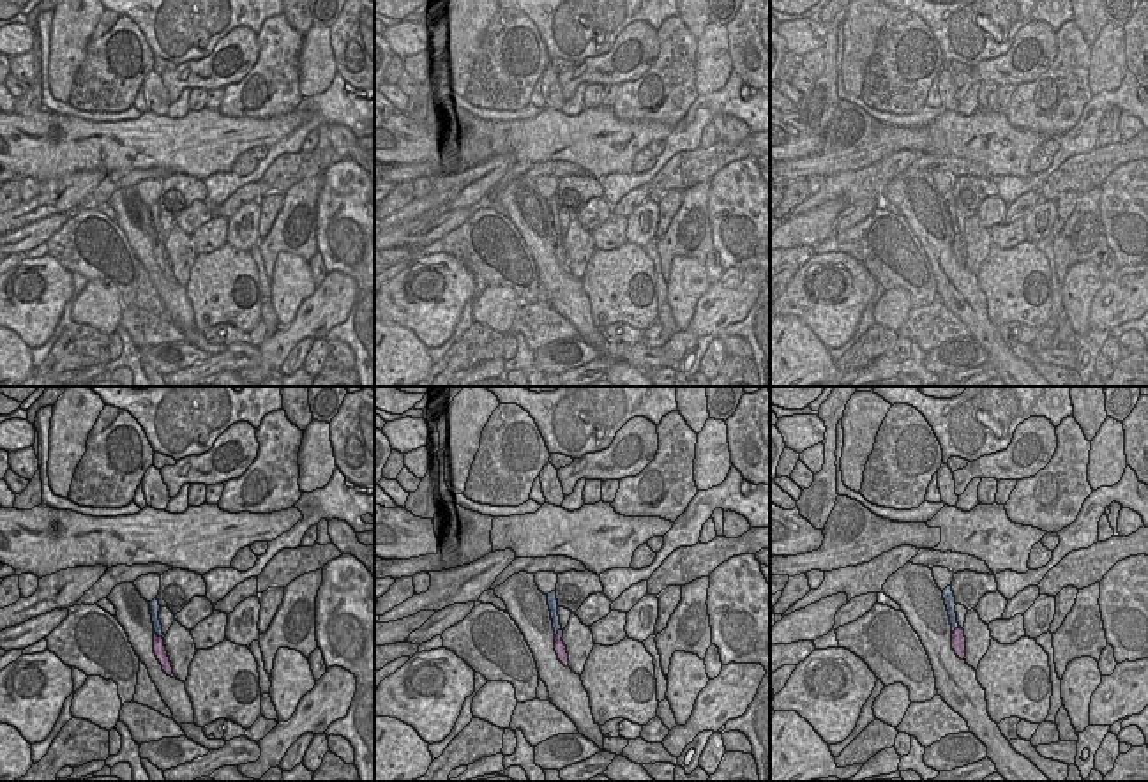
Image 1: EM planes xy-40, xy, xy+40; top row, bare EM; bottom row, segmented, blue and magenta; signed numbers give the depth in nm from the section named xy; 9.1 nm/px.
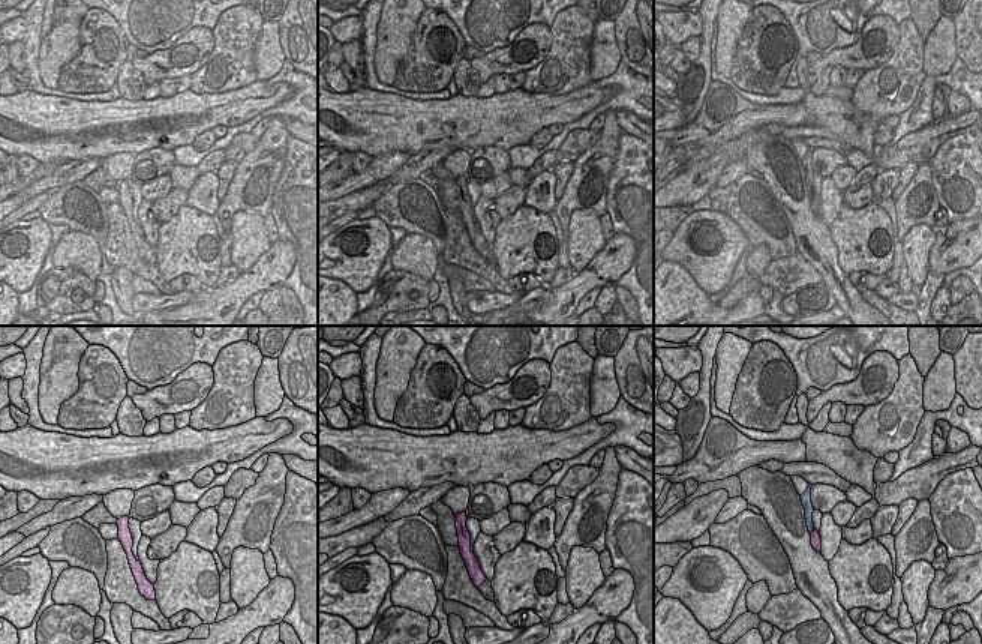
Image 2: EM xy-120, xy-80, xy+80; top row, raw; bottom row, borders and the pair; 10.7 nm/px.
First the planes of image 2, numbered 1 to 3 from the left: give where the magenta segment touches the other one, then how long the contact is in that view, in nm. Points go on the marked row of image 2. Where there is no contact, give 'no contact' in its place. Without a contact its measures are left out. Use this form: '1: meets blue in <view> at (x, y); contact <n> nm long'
1: no contact
2: no contact
3: meets blue in xy+80 at (811, 530); contact 80 nm long

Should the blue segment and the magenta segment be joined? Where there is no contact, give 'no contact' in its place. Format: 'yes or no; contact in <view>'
yes; contact in xy-40

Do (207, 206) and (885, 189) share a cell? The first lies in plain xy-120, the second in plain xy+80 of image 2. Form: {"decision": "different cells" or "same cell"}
{"decision": "same cell"}

